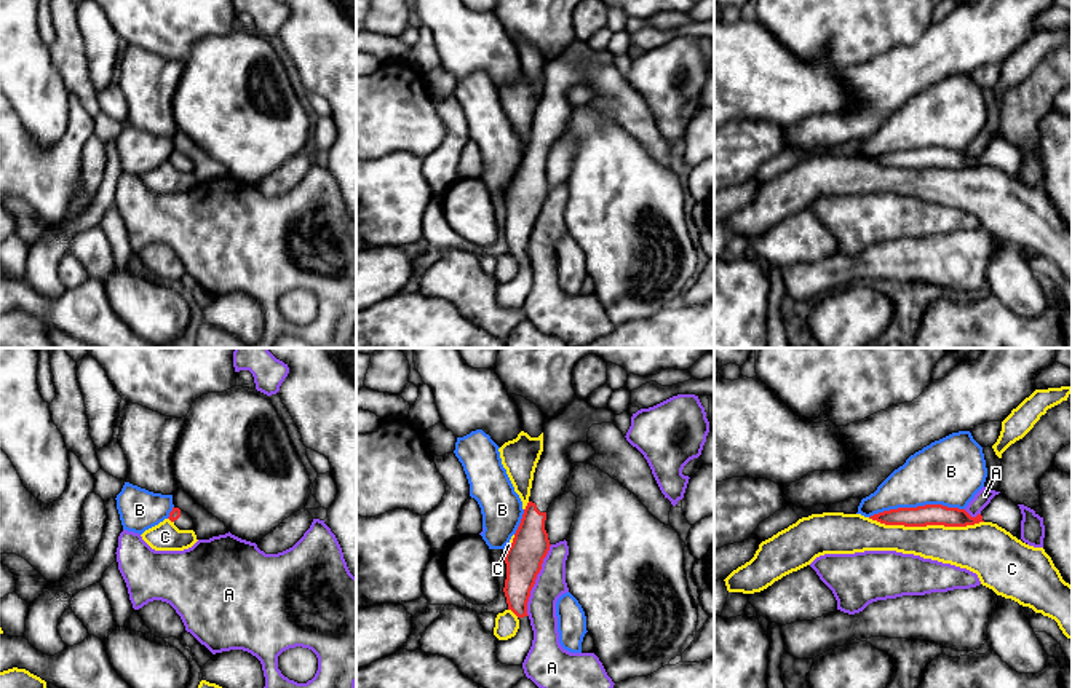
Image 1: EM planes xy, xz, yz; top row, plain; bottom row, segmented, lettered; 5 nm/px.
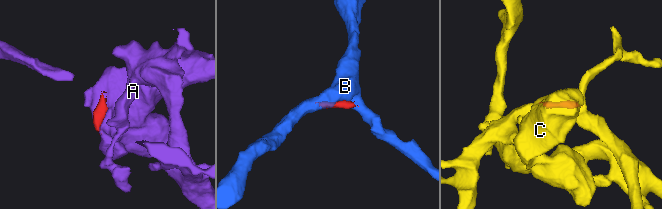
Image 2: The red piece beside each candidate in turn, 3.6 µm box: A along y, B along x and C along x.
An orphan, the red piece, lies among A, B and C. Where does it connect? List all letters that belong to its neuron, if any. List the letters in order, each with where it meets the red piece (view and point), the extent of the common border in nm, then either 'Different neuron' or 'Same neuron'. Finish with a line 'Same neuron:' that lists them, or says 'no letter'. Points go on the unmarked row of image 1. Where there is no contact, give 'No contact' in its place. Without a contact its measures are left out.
A: Touches red at xz (536, 221). Shared border 380 nm. Different neuron
B: Touches red at yz (917, 149). Shared border 480 nm. Different neuron
C: Touches red at yz (925, 168). Shared border 600 nm. Different neuron
Same neuron: no letter

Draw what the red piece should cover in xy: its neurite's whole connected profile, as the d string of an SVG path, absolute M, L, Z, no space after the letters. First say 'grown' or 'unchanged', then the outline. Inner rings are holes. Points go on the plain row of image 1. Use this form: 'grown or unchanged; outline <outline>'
grown; outline M173 150L168 161L179 172L193 172L195 171L193 161L187 155L181 153L179 150Z

